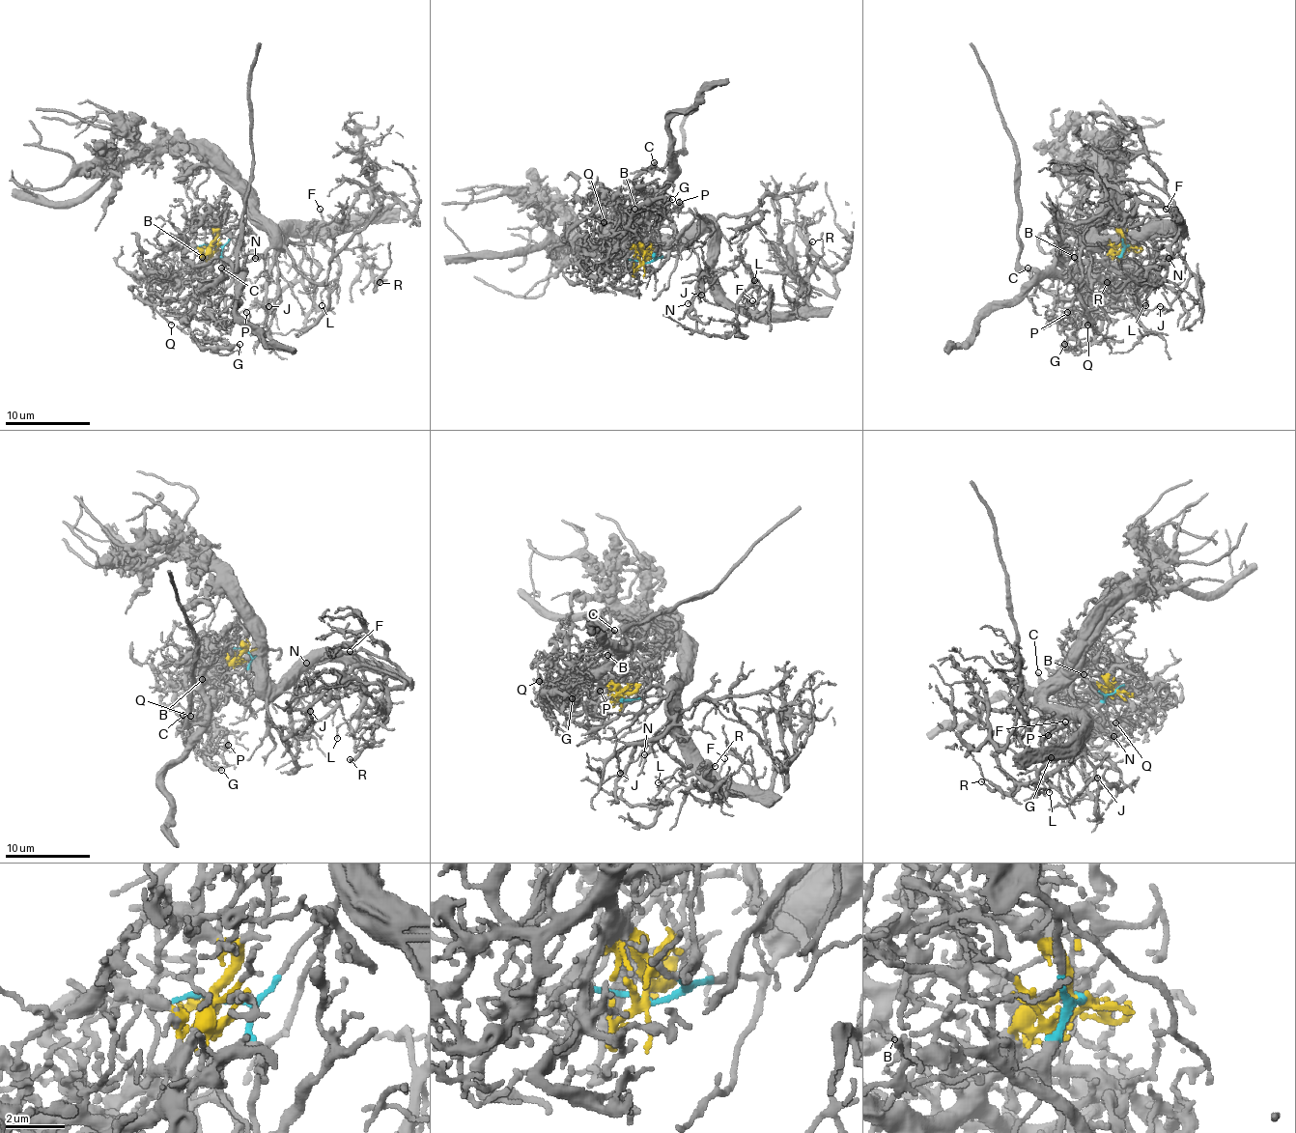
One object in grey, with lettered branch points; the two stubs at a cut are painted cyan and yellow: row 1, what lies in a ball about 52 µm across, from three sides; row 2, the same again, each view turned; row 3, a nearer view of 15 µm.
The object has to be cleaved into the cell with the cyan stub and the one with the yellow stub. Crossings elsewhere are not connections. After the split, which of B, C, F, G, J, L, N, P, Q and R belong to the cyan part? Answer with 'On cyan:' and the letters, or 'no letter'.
On cyan: F, J, L, N, R

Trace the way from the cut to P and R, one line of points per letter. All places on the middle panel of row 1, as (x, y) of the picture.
P: (643, 262), (634, 238), (638, 206), (647, 208), (656, 197), (679, 202)
R: (643, 262), (682, 251), (711, 232), (716, 287), (747, 310), (786, 315), (809, 274), (811, 242)

